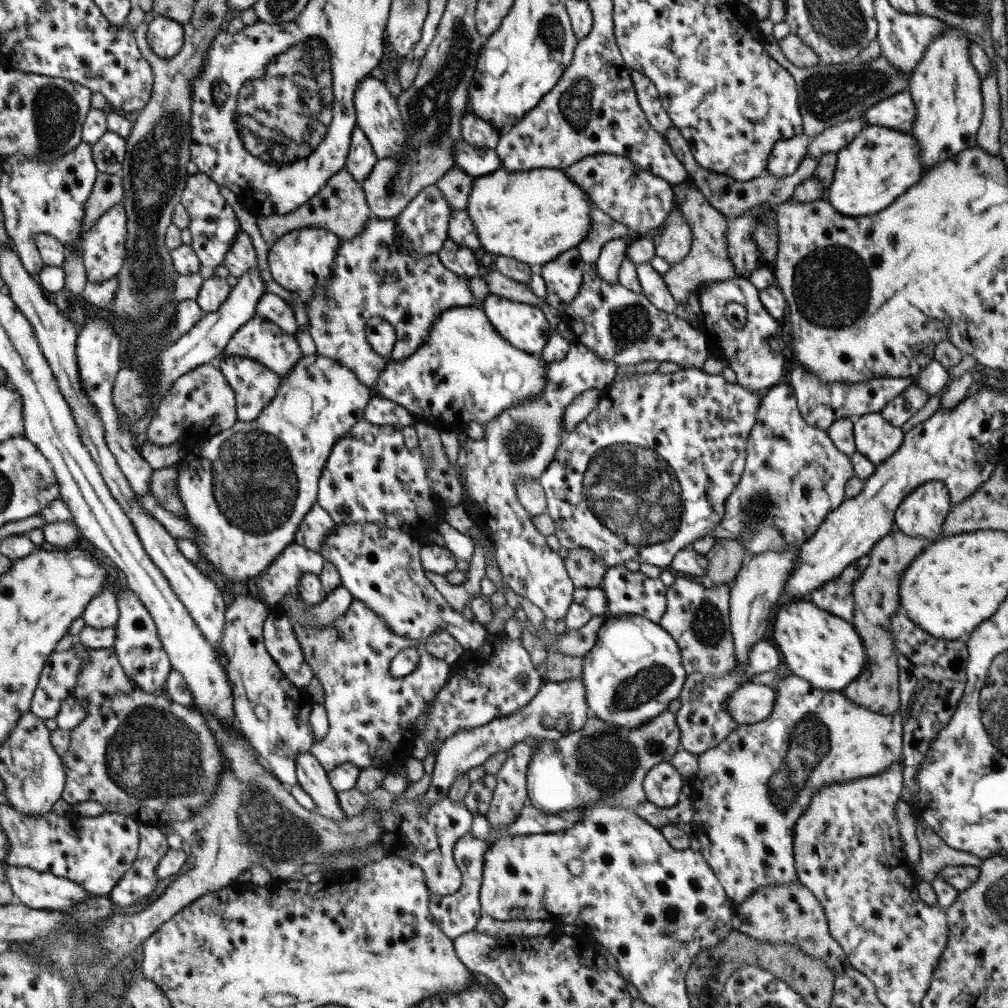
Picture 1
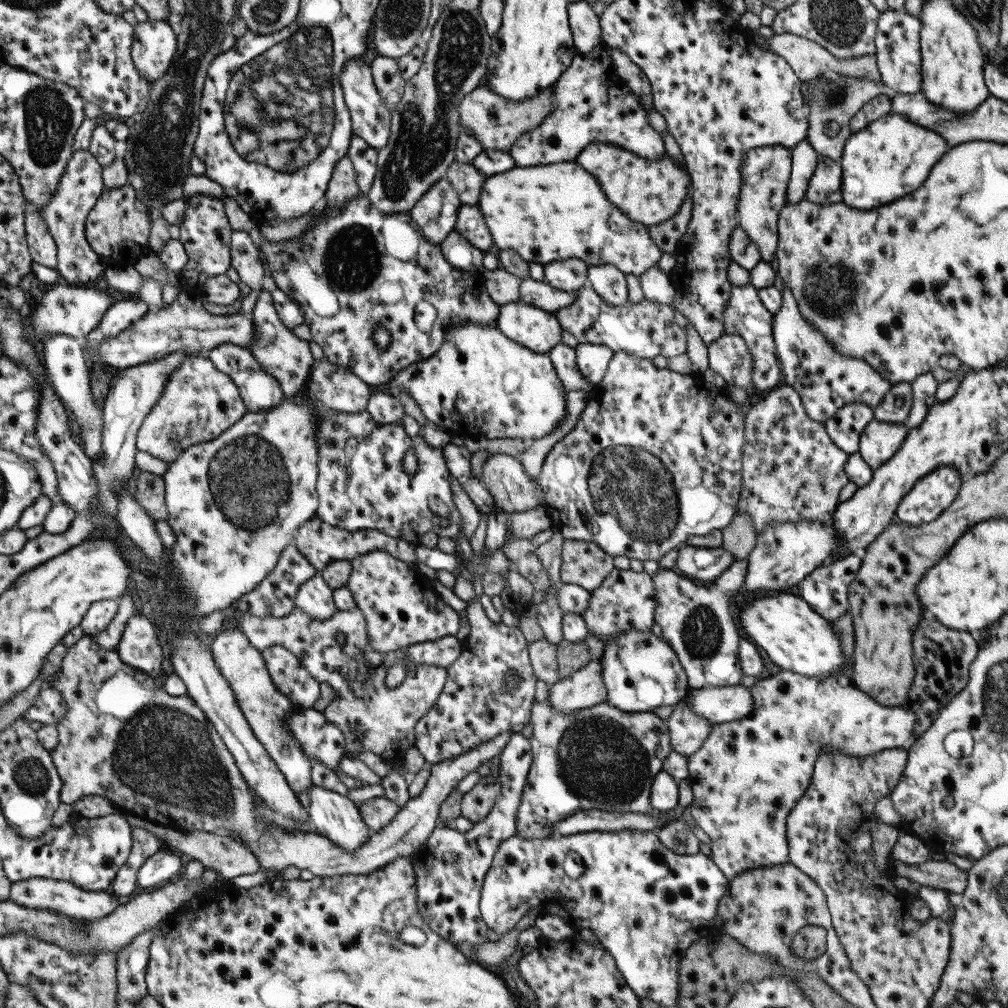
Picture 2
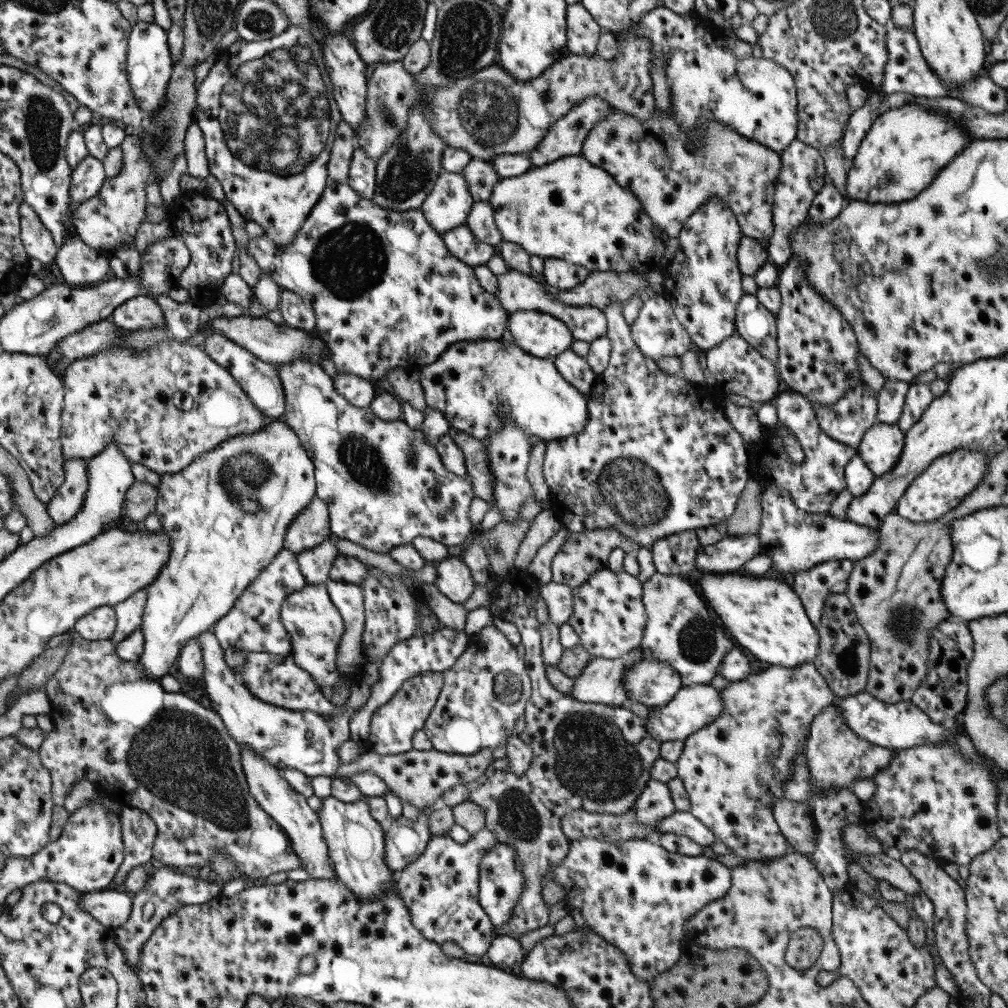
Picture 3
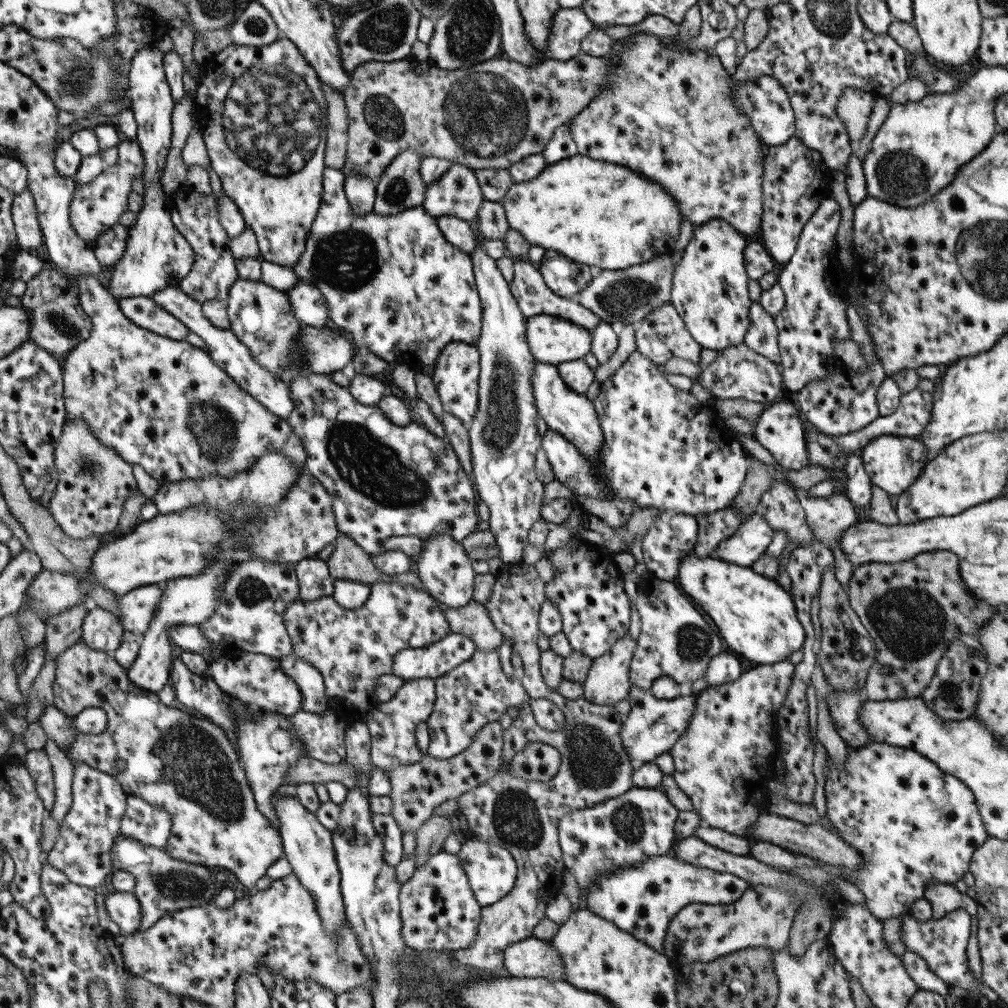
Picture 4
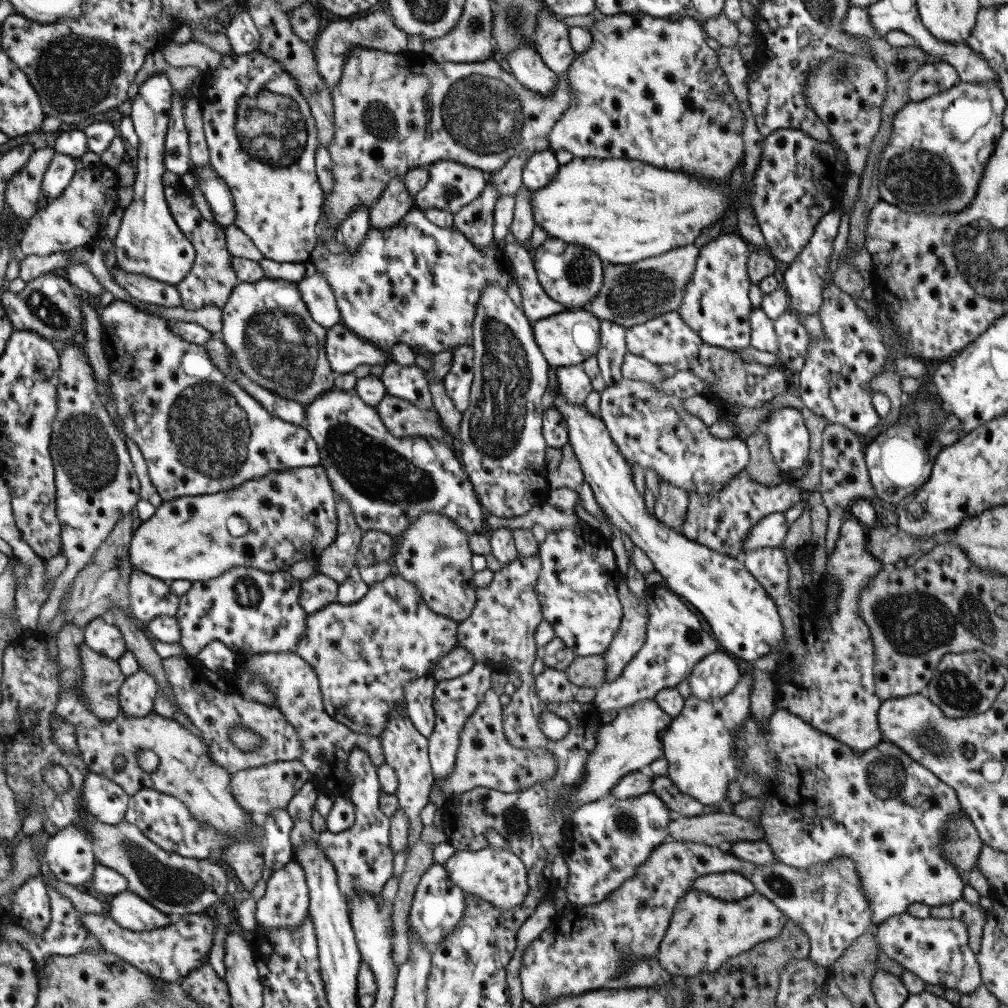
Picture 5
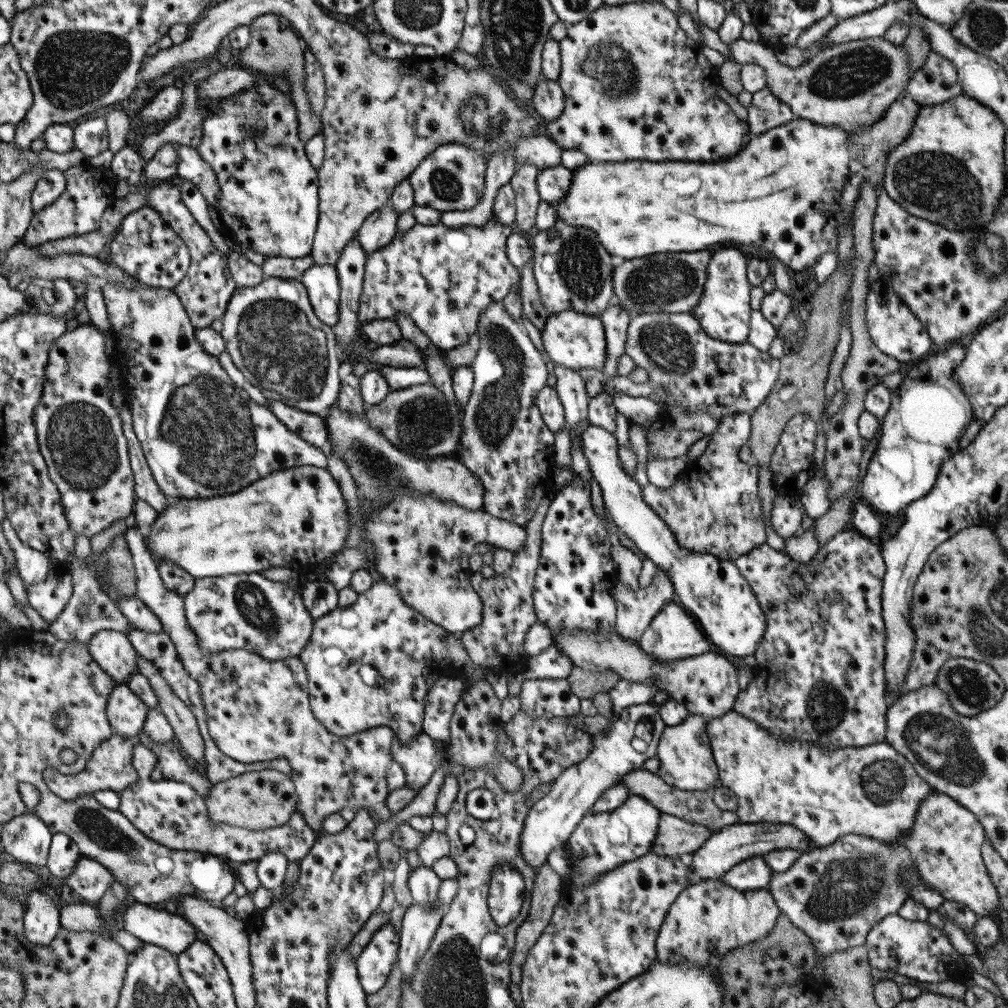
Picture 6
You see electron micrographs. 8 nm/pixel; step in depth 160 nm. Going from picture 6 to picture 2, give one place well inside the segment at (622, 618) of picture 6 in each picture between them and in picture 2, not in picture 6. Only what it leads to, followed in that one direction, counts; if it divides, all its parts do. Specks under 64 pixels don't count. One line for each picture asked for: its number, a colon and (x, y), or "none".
2: (584, 688)
3: (600, 681)
4: (606, 682)
5: (629, 637)

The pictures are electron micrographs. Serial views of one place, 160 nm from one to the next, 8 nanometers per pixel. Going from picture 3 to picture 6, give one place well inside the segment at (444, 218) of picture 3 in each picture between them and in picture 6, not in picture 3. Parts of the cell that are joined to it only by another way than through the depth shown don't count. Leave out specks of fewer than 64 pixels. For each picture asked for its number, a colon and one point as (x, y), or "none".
4: (456, 193)
5: (450, 186)
6: (450, 178)

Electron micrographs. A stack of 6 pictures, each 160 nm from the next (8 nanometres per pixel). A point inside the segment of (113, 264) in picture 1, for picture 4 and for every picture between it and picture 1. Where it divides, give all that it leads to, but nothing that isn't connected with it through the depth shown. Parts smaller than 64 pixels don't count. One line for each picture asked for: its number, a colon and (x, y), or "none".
2: (115, 228)
3: (110, 219)
4: (95, 206)

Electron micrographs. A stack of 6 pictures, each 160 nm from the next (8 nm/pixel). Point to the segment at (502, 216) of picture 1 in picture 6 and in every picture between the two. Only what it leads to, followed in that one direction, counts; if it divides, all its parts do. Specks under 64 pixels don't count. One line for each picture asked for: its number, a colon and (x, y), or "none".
2: (545, 213)
3: (569, 209)
4: (599, 214)
5: (623, 211)
6: (769, 195)

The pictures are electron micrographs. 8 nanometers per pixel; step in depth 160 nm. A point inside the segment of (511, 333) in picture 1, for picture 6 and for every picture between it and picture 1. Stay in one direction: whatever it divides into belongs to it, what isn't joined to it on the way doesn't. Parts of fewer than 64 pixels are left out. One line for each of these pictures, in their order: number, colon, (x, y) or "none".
2: (538, 330)
3: (539, 334)
4: (552, 340)
5: (567, 338)
6: (574, 340)

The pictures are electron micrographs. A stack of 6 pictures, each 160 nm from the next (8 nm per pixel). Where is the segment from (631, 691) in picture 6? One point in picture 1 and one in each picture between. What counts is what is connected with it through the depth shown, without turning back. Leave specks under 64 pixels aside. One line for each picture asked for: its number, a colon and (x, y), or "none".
1: (696, 618)
2: (696, 623)
3: (680, 629)
4: (676, 640)
5: (676, 638)

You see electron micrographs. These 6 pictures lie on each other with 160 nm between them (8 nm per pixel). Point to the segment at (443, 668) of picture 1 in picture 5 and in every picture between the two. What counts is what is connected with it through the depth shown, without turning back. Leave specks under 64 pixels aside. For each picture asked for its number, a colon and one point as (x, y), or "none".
2: (372, 717)
3: (391, 727)
4: (391, 725)
5: (404, 749)

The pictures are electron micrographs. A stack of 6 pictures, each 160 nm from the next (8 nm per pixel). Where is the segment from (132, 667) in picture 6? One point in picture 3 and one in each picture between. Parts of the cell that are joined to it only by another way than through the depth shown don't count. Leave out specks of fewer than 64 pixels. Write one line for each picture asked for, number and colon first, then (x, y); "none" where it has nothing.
3: (98, 624)
4: (101, 631)
5: (104, 639)

